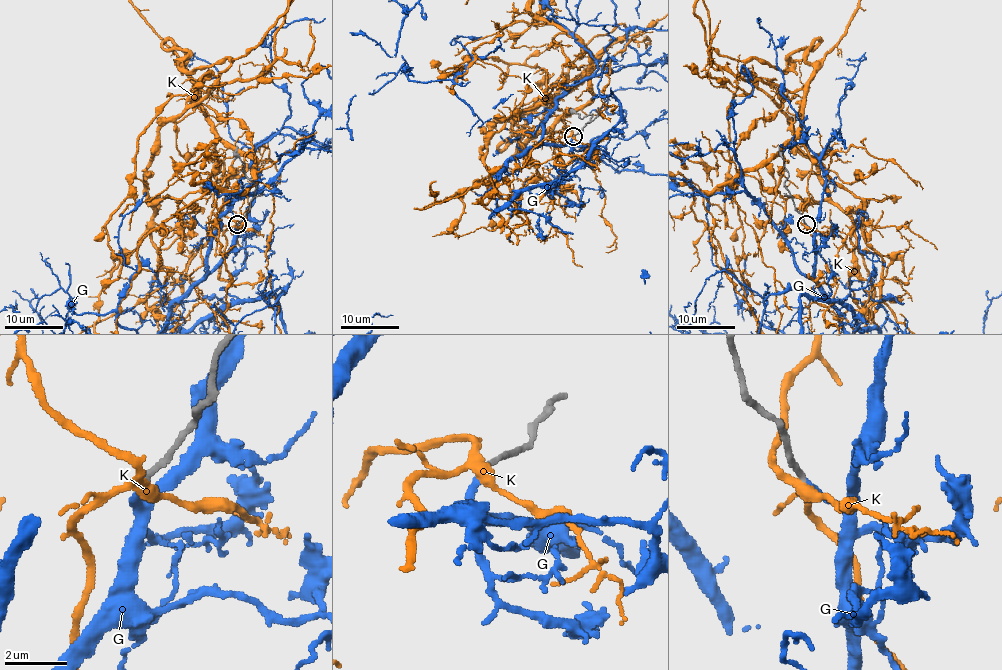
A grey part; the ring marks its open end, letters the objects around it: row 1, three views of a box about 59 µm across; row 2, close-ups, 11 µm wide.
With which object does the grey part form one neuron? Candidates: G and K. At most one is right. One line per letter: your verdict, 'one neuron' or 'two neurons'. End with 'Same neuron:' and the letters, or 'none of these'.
G: one neuron
K: two neurons
Same neuron: G

